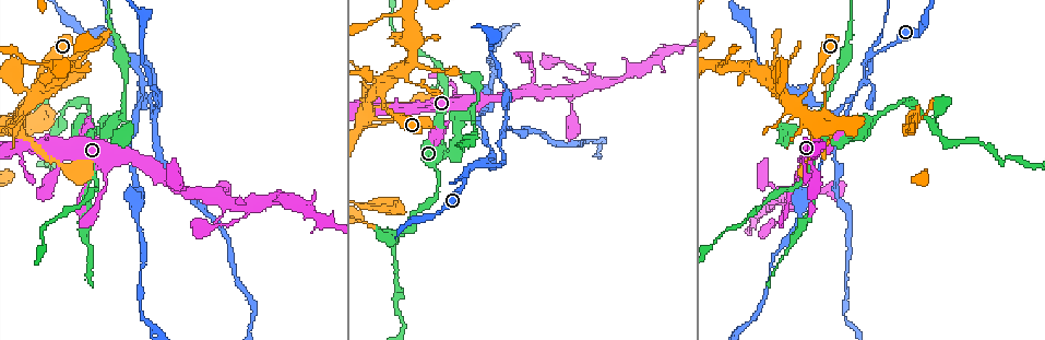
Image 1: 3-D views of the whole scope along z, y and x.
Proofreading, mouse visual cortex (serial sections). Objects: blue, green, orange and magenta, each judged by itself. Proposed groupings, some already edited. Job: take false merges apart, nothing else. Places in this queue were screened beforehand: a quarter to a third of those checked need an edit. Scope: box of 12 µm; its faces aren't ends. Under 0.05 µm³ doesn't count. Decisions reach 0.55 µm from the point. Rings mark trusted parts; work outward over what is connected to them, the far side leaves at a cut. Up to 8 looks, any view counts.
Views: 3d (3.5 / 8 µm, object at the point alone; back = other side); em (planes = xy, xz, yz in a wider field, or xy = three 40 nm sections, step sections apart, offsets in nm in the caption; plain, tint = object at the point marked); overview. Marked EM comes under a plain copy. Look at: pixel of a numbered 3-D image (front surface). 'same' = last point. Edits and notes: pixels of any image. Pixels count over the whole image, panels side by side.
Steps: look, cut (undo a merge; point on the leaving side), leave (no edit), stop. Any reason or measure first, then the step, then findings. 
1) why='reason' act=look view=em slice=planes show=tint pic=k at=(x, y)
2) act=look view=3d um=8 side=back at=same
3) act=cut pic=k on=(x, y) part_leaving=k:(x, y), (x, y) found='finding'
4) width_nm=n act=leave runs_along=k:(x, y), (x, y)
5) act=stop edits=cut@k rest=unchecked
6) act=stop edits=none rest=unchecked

why='thin arm on a thick one' act=look view=3d um=3.5 pic=1 at=(33, 97)

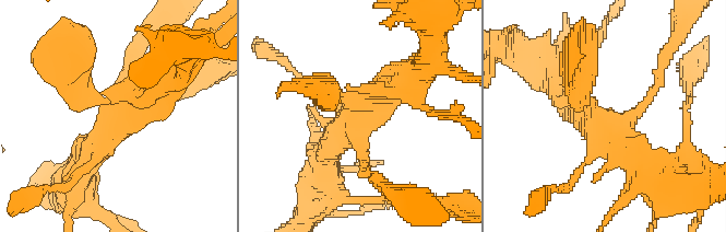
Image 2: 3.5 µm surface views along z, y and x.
act=look view=em slice=xy step=3 show=tint pic=2 at=(113, 123)

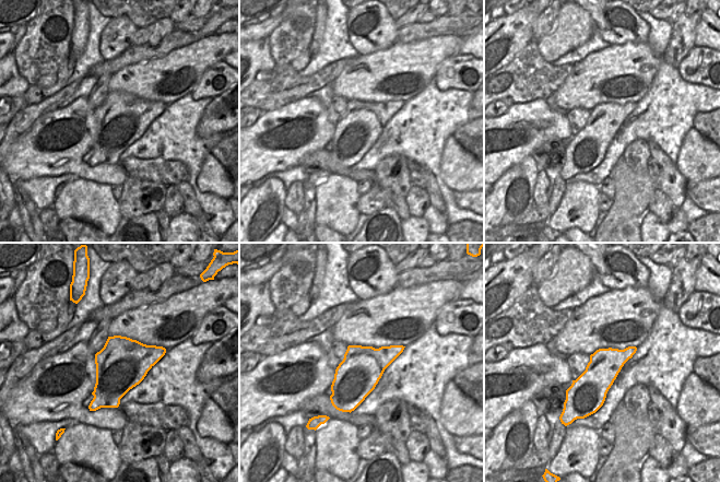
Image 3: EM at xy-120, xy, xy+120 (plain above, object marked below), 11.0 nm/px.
why='another direction' act=look view=em slice=xy step=2 show=tint at=same

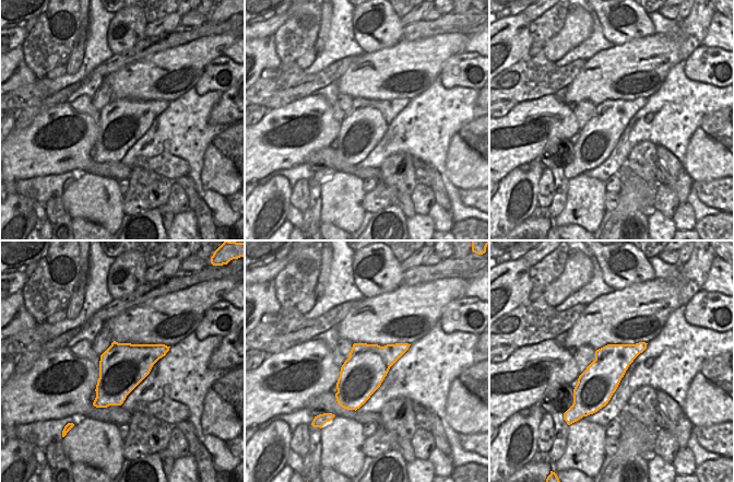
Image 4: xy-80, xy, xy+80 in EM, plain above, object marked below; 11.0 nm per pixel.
width_nm=480 act=leave runs_along=2:(369, 174), (356, 118), (403, 82) found='all the same cell'

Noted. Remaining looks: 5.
act=look view=3d um=3.5 pic=1 at=(872, 55)

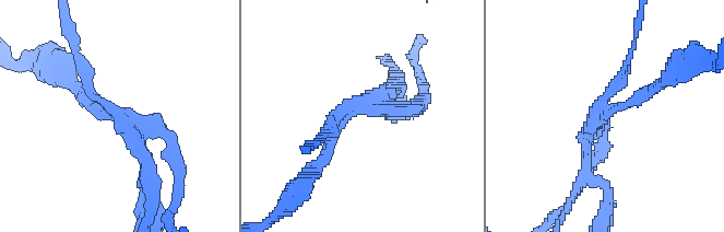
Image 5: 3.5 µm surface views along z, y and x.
why='shape alone is not enough' act=look view=em slice=xy step=1 show=tint pic=5 at=(121, 114)

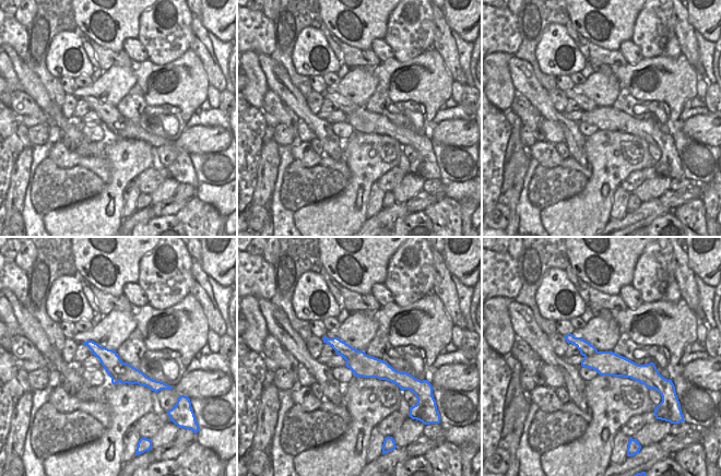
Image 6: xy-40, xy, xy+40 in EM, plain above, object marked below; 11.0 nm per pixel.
arm_widths_nm=150,150,150,150 act=cut pic=5 on=(149, 171) found='a second cell is stuck on'

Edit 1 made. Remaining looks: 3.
why='branch point' act=look view=3d um=8 pic=1 at=(501, 131)

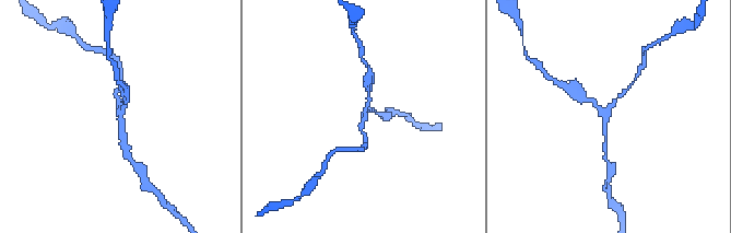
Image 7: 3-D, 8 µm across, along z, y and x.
why='zoom in' act=look view=3d um=3.5 pic=7 at=(121, 109)

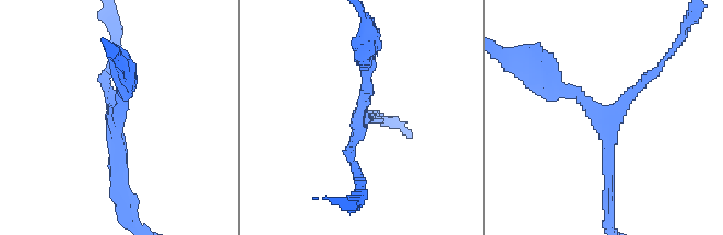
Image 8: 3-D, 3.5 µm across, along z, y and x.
act=look view=em slice=xy step=1 show=tint pic=8 at=(615, 113)

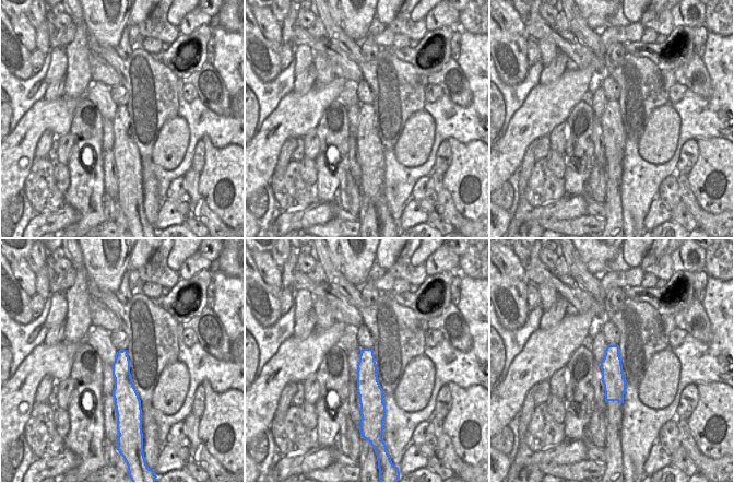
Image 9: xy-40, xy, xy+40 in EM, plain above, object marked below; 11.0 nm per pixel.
arm_widths_nm=150,200,200 act=leave found='one cell here'

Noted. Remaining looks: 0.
act=stop edits=cut@5 rest=unchecked

